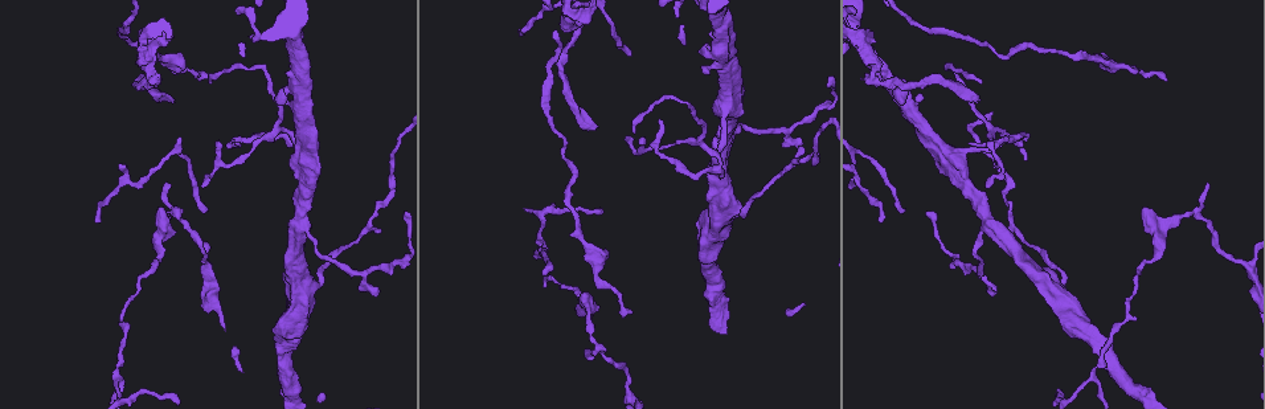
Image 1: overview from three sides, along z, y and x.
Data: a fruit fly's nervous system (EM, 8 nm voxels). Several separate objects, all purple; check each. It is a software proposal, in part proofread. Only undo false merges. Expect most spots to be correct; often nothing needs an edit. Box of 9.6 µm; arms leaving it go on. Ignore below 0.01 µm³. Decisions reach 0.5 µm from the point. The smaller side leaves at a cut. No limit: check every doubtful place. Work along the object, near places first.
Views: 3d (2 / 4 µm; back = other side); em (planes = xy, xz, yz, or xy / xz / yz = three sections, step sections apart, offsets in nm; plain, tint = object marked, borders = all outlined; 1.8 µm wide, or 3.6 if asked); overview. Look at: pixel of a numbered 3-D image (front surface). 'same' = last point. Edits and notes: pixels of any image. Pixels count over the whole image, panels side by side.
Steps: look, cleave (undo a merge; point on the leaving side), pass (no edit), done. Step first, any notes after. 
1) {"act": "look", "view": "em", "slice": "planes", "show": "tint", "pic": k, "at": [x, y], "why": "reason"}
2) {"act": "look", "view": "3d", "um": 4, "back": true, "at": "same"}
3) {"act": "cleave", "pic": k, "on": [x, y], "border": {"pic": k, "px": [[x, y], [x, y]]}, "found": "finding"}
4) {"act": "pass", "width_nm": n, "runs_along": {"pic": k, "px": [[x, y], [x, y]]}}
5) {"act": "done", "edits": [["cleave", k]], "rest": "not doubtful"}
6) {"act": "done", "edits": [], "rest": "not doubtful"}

{"act": "look", "view": "3d", "um": 4, "back": true, "pic": 1, "at": [181, 71], "why": "sudden change in width"}

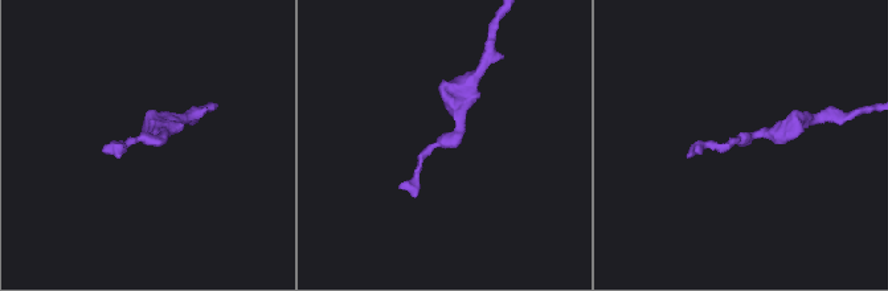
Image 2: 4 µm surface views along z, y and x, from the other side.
{"act": "look", "view": "em", "slice": "planes", "show": "tint", "pic": 2, "at": [743, 140]}

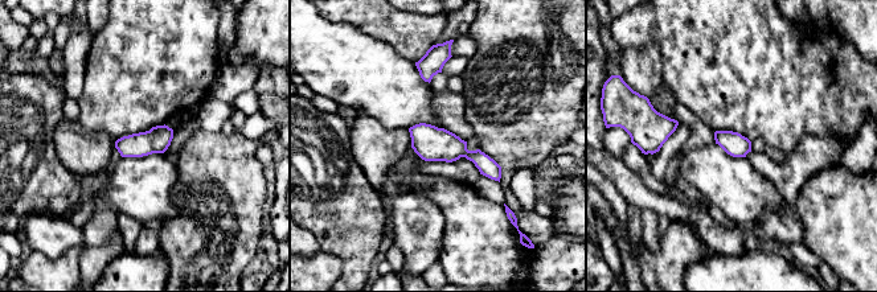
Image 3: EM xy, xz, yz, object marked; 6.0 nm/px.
{"act": "pass", "runs_along": {"pic": 3, "px": [[413, 130], [476, 156], [498, 175]]}, "found": "continuous, no second neuron"}

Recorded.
{"act": "look", "view": "em", "slice": "planes", "show": "plain", "pic": 1, "at": [723, 52], "why": "sharp bend"}

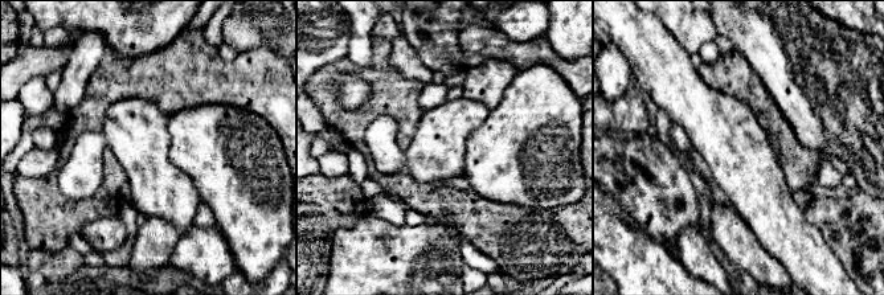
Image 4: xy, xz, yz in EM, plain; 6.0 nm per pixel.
{"act": "look", "view": "em", "slice": "planes", "show": "borders", "at": "same", "why": "what lies round it"}

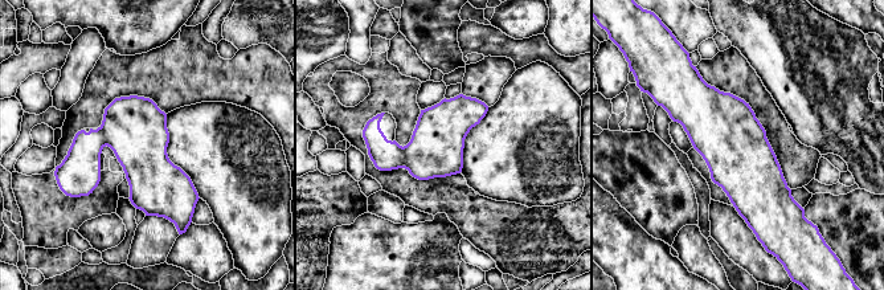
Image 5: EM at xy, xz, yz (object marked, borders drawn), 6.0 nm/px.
{"act": "pass", "found": "one neuron here"}

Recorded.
{"act": "look", "view": "3d", "um": 4, "pic": 1, "at": [866, 43], "why": "abrupt turn"}

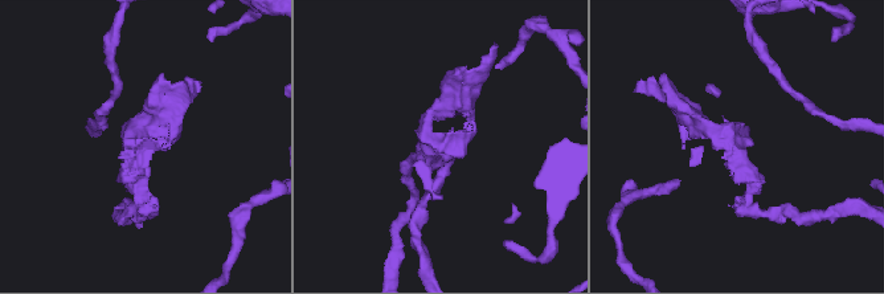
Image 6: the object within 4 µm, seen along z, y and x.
{"act": "look", "view": "em", "slice": "xz", "step": 16, "show": "tint", "pic": 6, "at": [430, 142], "why": "now the EM"}

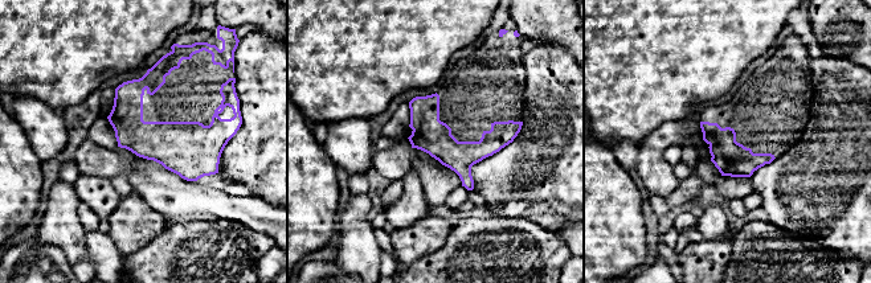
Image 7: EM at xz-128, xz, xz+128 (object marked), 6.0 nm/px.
{"act": "pass", "runs_along": {"pic": 7, "px": [[412, 105], [453, 148], [514, 130]]}, "found": "one neuron here"}

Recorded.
{"act": "look", "view": "em", "um": 3.6, "slice": "xz", "step": 8, "show": "tint", "pic": 1, "at": [153, 84], "why": "sharp bend"}

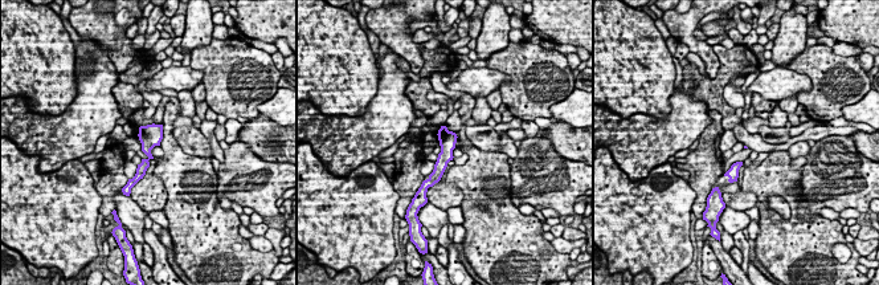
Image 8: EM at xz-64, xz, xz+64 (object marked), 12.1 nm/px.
{"act": "look", "view": "em", "um": 3.6, "slice": "yz", "step": 4, "show": "tint", "at": "same"}

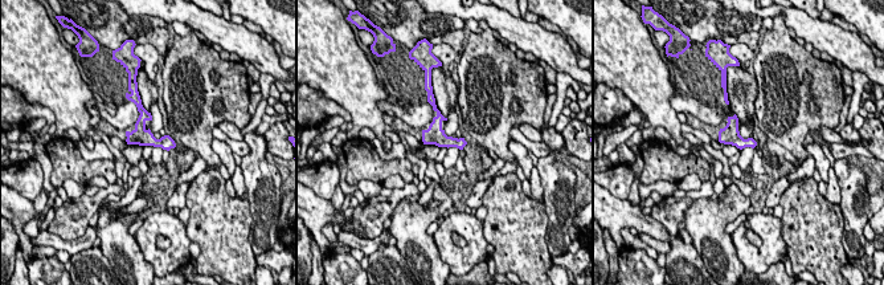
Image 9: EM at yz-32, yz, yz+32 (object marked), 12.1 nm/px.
{"act": "pass", "found": "continuous, no second neuron"}

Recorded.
{"act": "done", "edits": [], "rest": "not doubtful"}

